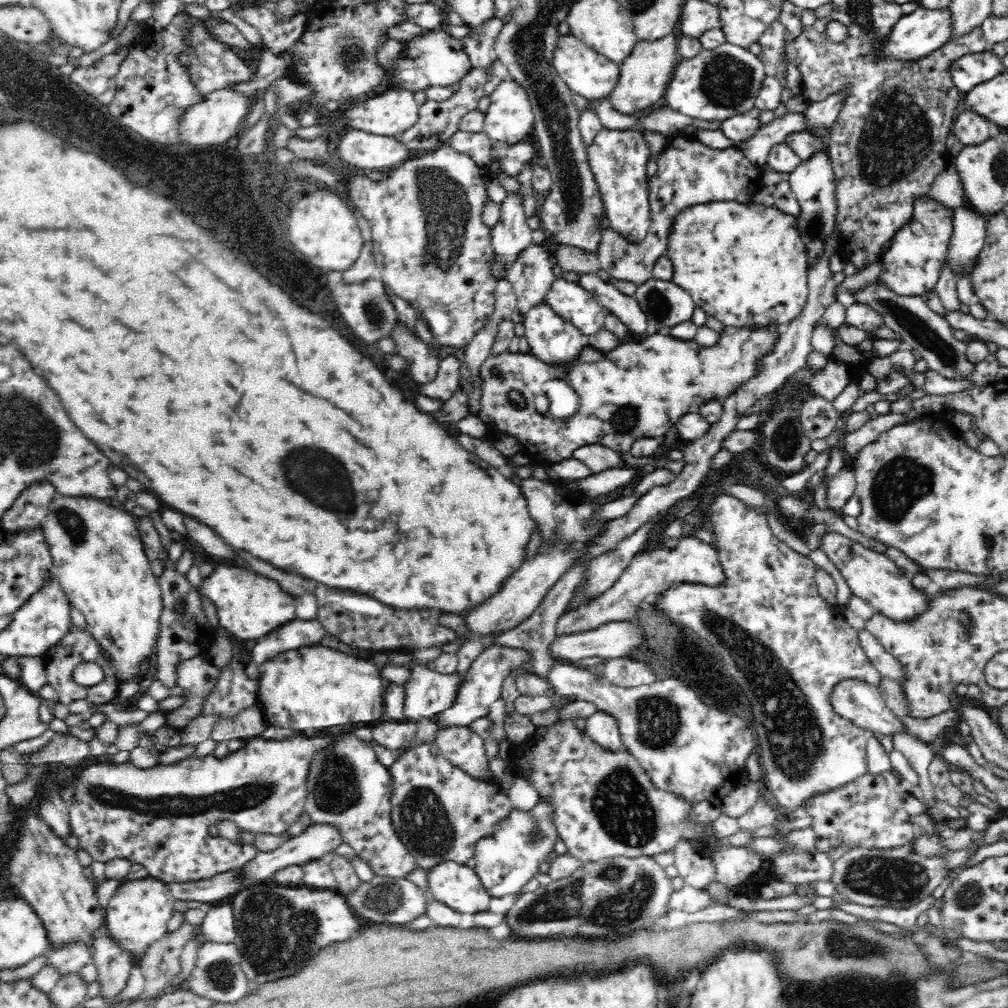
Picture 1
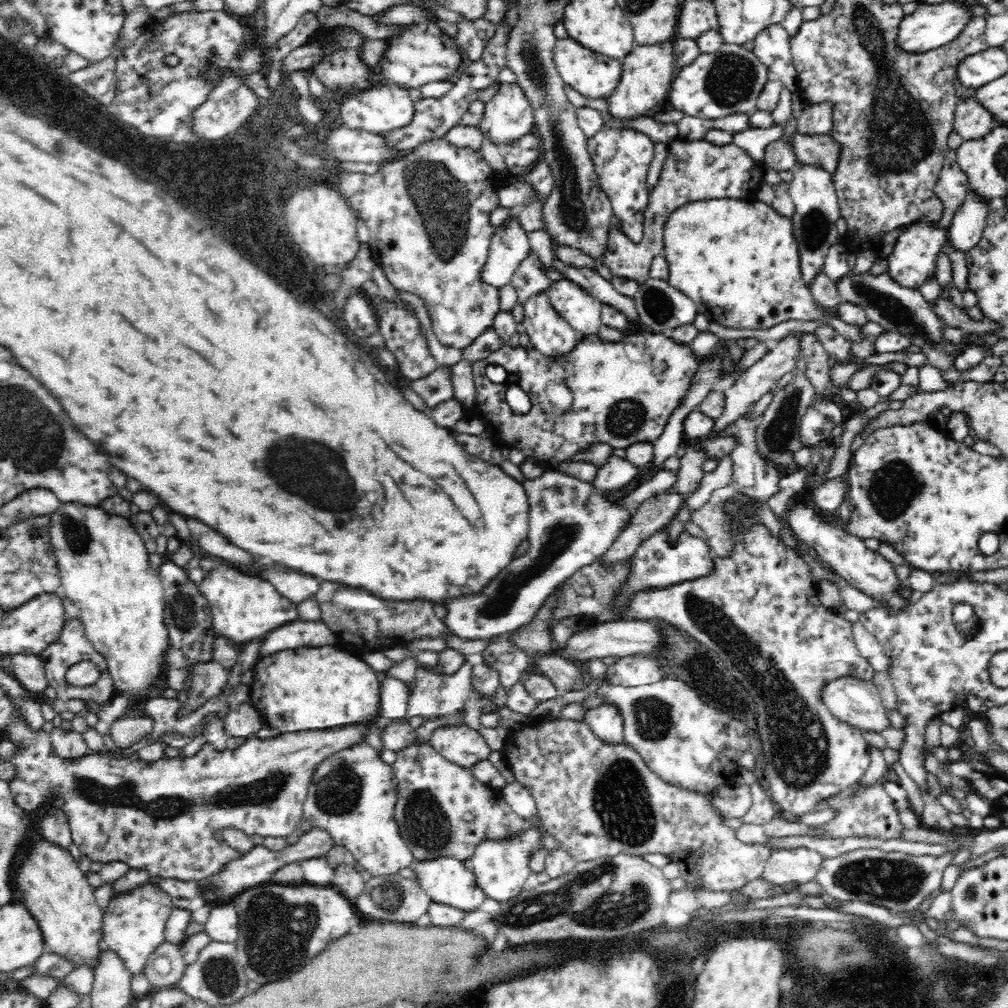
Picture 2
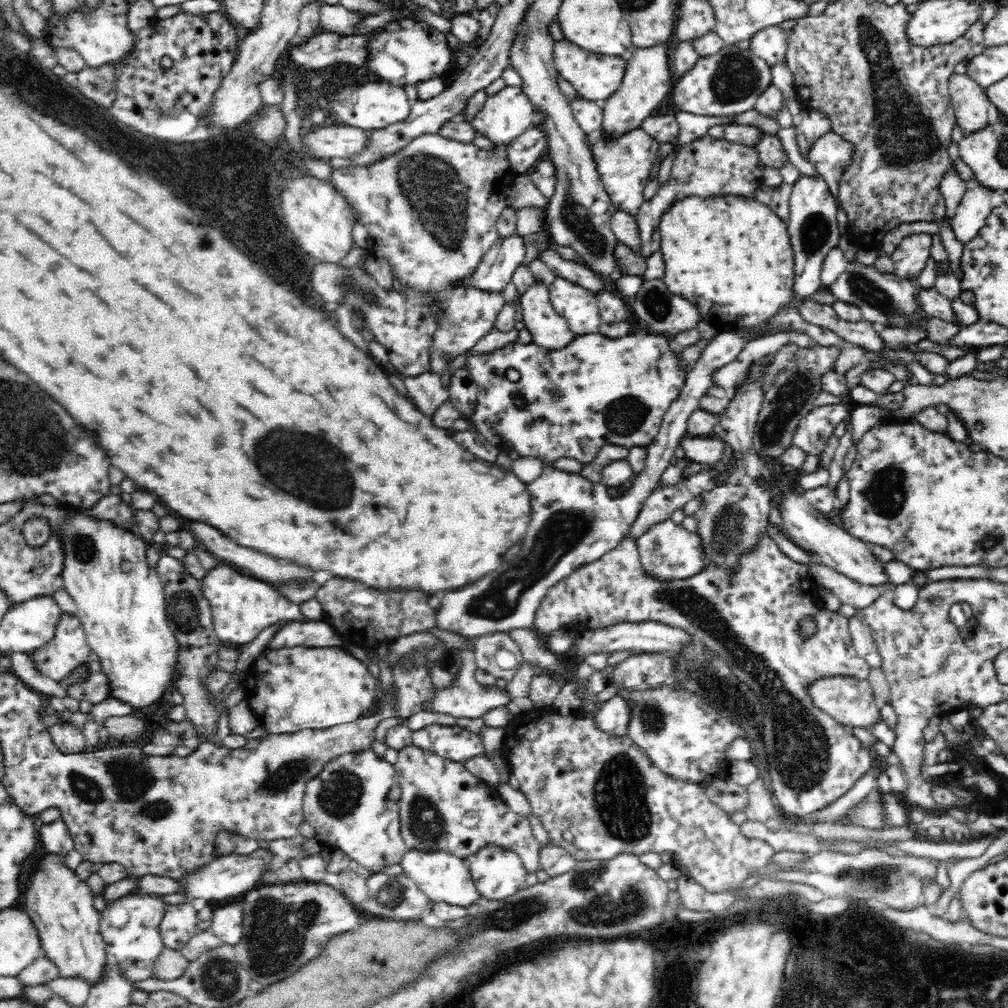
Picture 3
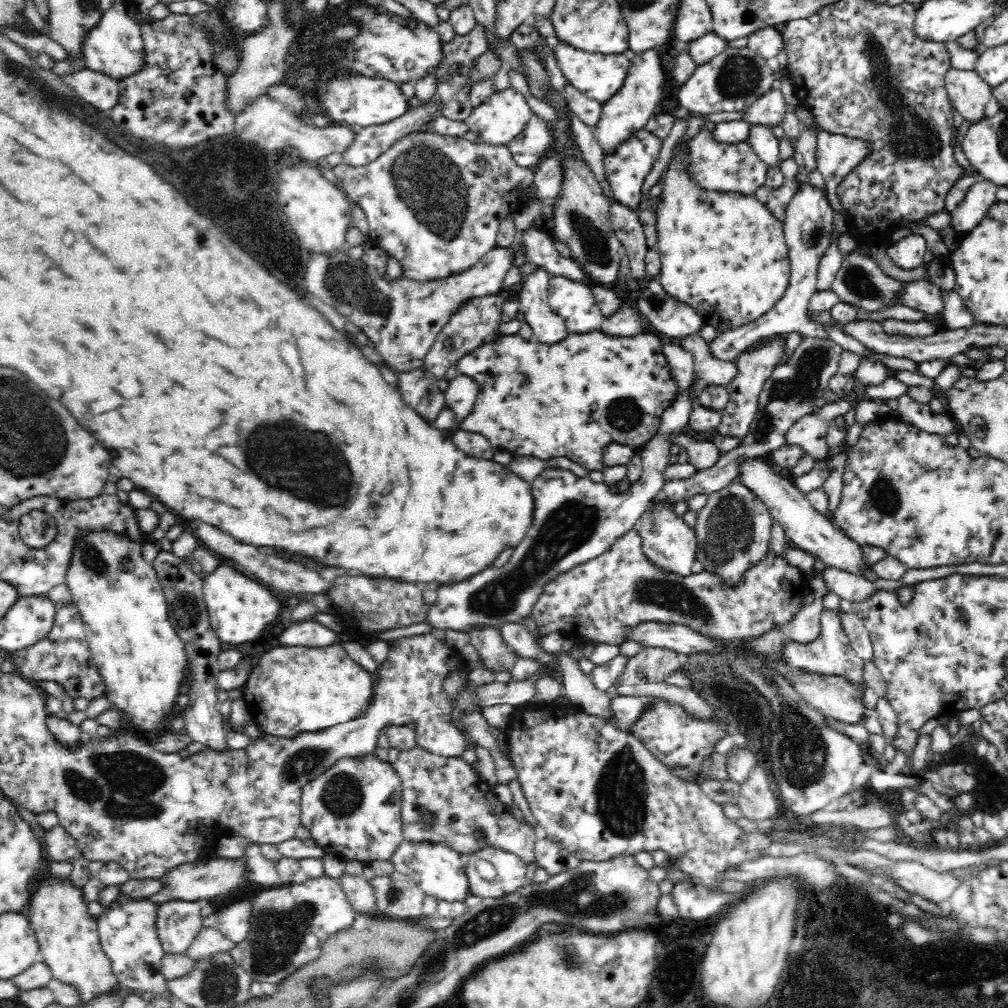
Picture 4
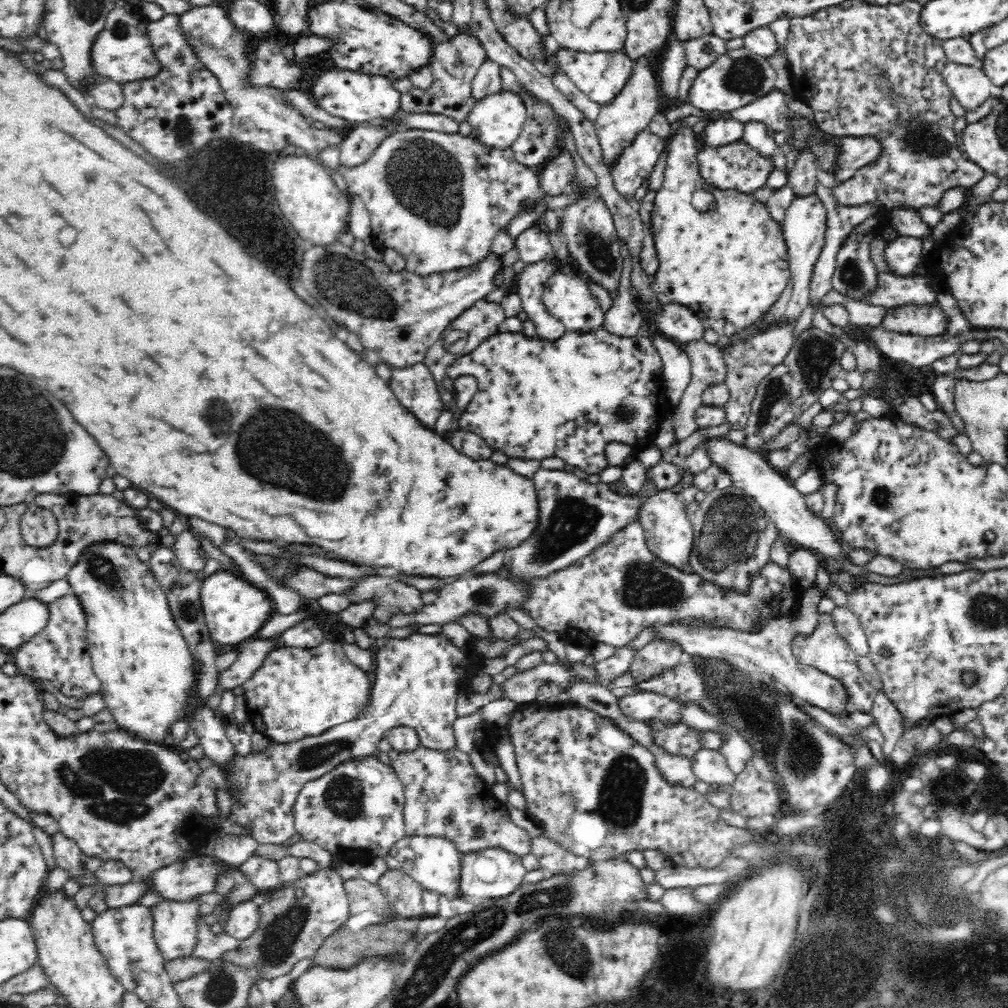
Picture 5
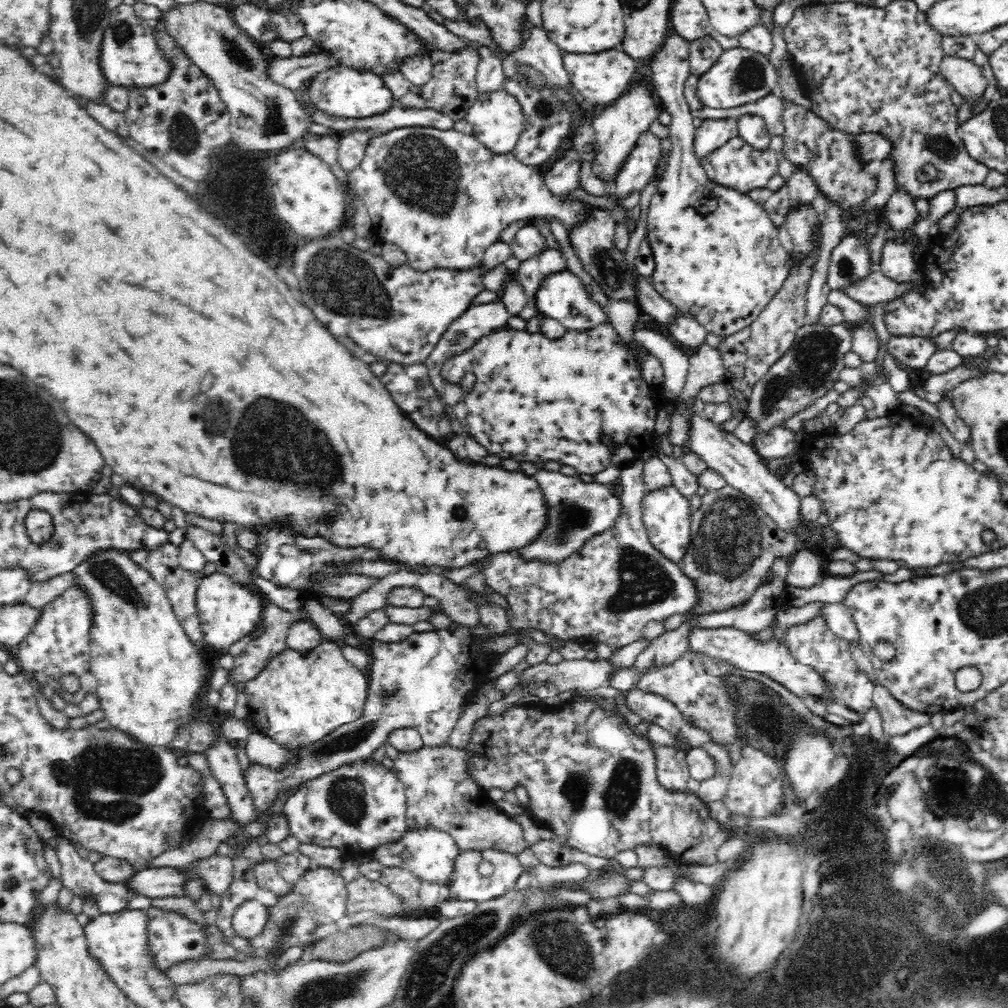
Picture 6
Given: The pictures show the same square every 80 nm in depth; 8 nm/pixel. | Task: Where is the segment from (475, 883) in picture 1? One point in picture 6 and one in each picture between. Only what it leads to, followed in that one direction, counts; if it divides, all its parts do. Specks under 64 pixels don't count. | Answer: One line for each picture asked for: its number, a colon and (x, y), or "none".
2: (445, 879)
3: (442, 876)
4: (438, 869)
5: (434, 861)
6: (429, 852)

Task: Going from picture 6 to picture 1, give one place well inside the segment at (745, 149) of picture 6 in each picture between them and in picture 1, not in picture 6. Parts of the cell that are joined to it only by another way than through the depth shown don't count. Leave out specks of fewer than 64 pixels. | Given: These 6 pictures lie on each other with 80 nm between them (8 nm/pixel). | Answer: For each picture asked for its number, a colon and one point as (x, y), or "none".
1: (690, 172)
2: (699, 170)
3: (707, 166)
4: (718, 166)
5: (736, 165)

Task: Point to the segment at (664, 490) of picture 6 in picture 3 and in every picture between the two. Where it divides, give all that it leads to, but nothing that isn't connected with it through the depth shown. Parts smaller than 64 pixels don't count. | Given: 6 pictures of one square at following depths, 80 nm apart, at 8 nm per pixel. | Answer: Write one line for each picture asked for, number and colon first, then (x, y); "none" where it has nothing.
3: (669, 551)
4: (667, 540)
5: (669, 534)

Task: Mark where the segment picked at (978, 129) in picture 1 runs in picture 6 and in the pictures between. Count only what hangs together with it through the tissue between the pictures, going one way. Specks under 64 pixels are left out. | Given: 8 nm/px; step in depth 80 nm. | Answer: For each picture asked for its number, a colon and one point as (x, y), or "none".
2: (972, 119)
3: (970, 101)
4: (970, 94)
5: (970, 85)
6: (963, 75)

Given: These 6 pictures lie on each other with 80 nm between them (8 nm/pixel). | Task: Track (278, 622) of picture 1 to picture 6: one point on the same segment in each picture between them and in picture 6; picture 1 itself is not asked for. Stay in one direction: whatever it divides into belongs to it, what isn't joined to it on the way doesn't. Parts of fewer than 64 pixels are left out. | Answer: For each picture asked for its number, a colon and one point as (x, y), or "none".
2: (243, 608)
3: (242, 606)
4: (239, 608)
5: (234, 610)
6: (226, 612)

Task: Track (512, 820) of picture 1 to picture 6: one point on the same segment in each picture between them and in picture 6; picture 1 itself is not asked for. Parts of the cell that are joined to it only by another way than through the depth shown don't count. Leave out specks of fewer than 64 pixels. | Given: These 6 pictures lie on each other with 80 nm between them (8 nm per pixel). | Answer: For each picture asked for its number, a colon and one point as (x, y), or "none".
2: (500, 867)
3: (496, 872)
4: (491, 873)
5: (492, 873)
6: (480, 876)

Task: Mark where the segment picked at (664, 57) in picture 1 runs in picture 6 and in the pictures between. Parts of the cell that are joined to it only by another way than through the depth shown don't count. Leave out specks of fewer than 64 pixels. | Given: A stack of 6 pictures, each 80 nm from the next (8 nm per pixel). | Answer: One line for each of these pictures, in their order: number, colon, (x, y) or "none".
2: (648, 72)
3: (648, 79)
4: (629, 111)
5: (618, 124)
6: (617, 129)

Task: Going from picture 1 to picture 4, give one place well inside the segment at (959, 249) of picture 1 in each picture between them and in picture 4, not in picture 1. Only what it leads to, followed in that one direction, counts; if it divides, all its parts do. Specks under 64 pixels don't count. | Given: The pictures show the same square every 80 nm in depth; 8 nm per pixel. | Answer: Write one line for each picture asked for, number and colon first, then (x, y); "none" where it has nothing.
2: (970, 219)
3: (973, 208)
4: (981, 195)

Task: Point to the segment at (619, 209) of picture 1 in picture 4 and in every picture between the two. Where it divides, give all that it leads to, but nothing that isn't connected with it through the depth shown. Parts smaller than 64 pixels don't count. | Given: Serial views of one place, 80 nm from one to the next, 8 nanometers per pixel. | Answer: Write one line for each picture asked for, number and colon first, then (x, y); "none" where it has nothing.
2: (622, 156)
3: (624, 165)
4: (627, 167)

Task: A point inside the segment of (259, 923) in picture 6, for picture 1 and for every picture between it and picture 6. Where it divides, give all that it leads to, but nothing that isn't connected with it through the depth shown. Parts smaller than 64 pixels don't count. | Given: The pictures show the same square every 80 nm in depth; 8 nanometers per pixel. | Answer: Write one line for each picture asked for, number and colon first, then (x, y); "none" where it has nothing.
1: (219, 925)
2: (222, 925)
3: (227, 922)
4: (235, 921)
5: (244, 920)

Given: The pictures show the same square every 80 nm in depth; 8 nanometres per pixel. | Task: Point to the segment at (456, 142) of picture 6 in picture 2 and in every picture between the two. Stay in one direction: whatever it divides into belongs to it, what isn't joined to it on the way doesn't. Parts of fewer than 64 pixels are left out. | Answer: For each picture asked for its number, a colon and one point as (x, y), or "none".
2: (428, 211)
3: (430, 207)
4: (435, 202)
5: (439, 198)

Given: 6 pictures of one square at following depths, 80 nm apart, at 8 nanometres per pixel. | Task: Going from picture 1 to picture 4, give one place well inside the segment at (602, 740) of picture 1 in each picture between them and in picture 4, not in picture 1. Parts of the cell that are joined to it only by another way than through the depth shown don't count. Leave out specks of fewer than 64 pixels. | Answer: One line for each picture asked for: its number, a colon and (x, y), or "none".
2: (606, 720)
3: (615, 715)
4: (628, 709)

